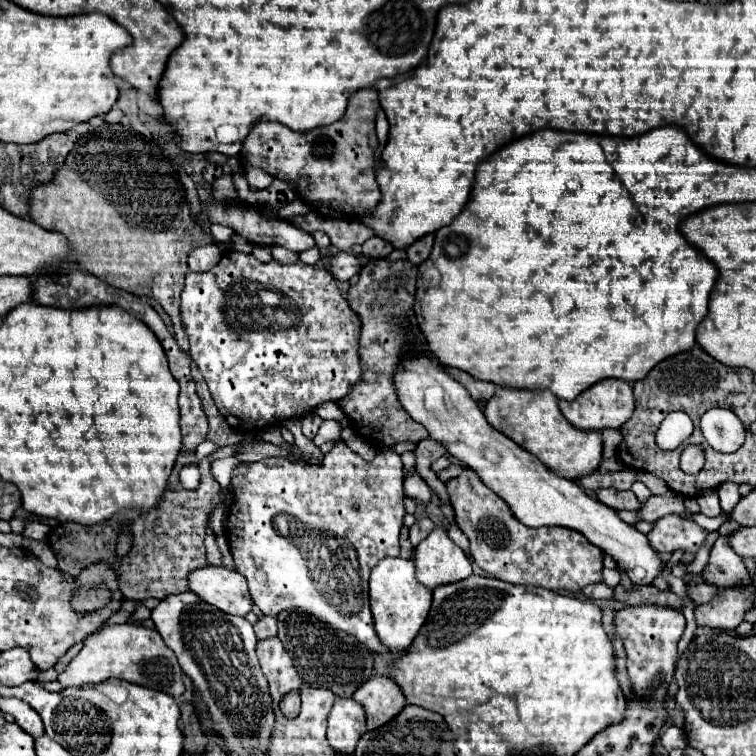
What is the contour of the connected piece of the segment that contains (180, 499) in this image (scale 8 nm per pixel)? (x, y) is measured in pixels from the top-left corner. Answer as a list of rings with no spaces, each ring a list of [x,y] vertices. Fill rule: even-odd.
[[[201,460],[201,486],[193,492],[185,490],[179,484],[179,472],[173,472],[169,478],[167,494],[157,510],[149,514],[139,514],[139,518],[129,518],[133,546],[125,556],[125,566],[119,570],[119,590],[129,600],[157,598],[165,600],[171,594],[187,592],[187,578],[193,570],[209,566],[205,556],[205,536],[209,526],[209,516],[219,502],[219,482],[211,474],[211,460]],[[145,532],[153,536],[143,536]]]

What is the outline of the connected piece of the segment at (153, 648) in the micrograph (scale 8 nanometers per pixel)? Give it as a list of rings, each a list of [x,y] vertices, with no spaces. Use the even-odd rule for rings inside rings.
[[[105,624],[101,630],[89,634],[83,640],[81,652],[69,662],[69,666],[59,674],[57,682],[67,686],[83,686],[83,684],[97,684],[109,678],[119,678],[125,682],[133,682],[139,686],[155,688],[167,692],[171,696],[181,696],[185,686],[181,682],[181,666],[171,648],[163,642],[157,630],[145,628],[143,624]]]

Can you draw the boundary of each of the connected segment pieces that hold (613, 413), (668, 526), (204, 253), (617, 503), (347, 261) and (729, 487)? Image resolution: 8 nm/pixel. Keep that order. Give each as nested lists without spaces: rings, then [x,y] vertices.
[[[607,378],[585,392],[581,392],[575,400],[559,400],[559,408],[563,416],[581,430],[603,430],[603,428],[619,428],[623,422],[627,422],[633,414],[635,402],[633,402],[633,386],[629,382],[623,382],[619,378]]]
[[[667,514],[653,522],[653,530],[647,534],[647,540],[659,554],[683,550],[695,556],[697,550],[705,544],[707,536],[709,532],[693,520],[679,514]]]
[[[205,244],[195,248],[189,254],[189,268],[191,270],[209,270],[211,266],[215,266],[221,258],[221,250],[217,244]]]
[[[603,488],[603,490],[597,490],[597,498],[599,502],[615,510],[639,510],[641,508],[641,502],[631,490],[617,492],[615,488]]]
[[[337,252],[333,258],[331,258],[331,270],[333,270],[333,276],[339,278],[339,280],[349,280],[351,276],[359,274],[361,270],[361,260],[351,254],[351,252]]]
[[[725,482],[717,488],[717,494],[719,494],[719,500],[721,500],[721,508],[723,512],[731,512],[735,508],[735,504],[739,502],[739,492],[737,492],[737,484],[733,482]]]

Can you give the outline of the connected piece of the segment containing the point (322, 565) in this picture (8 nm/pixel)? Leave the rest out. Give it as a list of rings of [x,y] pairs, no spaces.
[[[337,442],[331,452],[325,454],[321,464],[307,464],[307,462],[293,462],[287,458],[265,458],[261,462],[255,464],[243,464],[235,470],[233,480],[231,480],[231,490],[233,490],[233,506],[229,508],[229,528],[227,528],[227,540],[229,540],[229,548],[235,560],[235,568],[237,572],[241,572],[247,582],[249,582],[249,592],[251,598],[255,602],[255,606],[259,606],[259,610],[267,616],[277,616],[281,610],[287,608],[303,608],[305,612],[309,612],[311,616],[315,616],[317,620],[329,624],[335,630],[343,630],[351,636],[355,636],[361,644],[367,646],[367,650],[373,656],[381,656],[381,658],[391,658],[393,652],[379,640],[377,632],[375,632],[375,624],[373,624],[373,616],[369,610],[369,572],[371,568],[385,556],[399,556],[399,532],[403,528],[403,518],[405,518],[405,508],[403,508],[403,464],[399,454],[395,452],[379,452],[375,456],[373,462],[365,462],[359,454],[355,454],[349,446],[345,446],[343,442]]]

